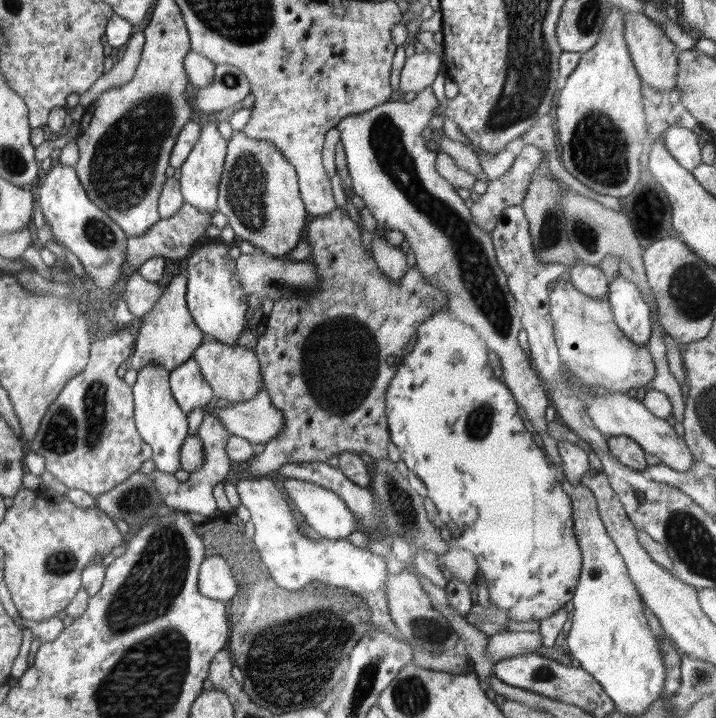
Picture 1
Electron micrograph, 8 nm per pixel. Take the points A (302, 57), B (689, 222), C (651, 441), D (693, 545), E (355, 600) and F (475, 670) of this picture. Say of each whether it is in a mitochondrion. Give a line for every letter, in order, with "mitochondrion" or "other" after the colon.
A: other
B: other
C: other
D: mitochondrion
E: other
F: other

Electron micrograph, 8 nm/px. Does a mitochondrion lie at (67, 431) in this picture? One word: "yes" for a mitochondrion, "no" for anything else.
yes

